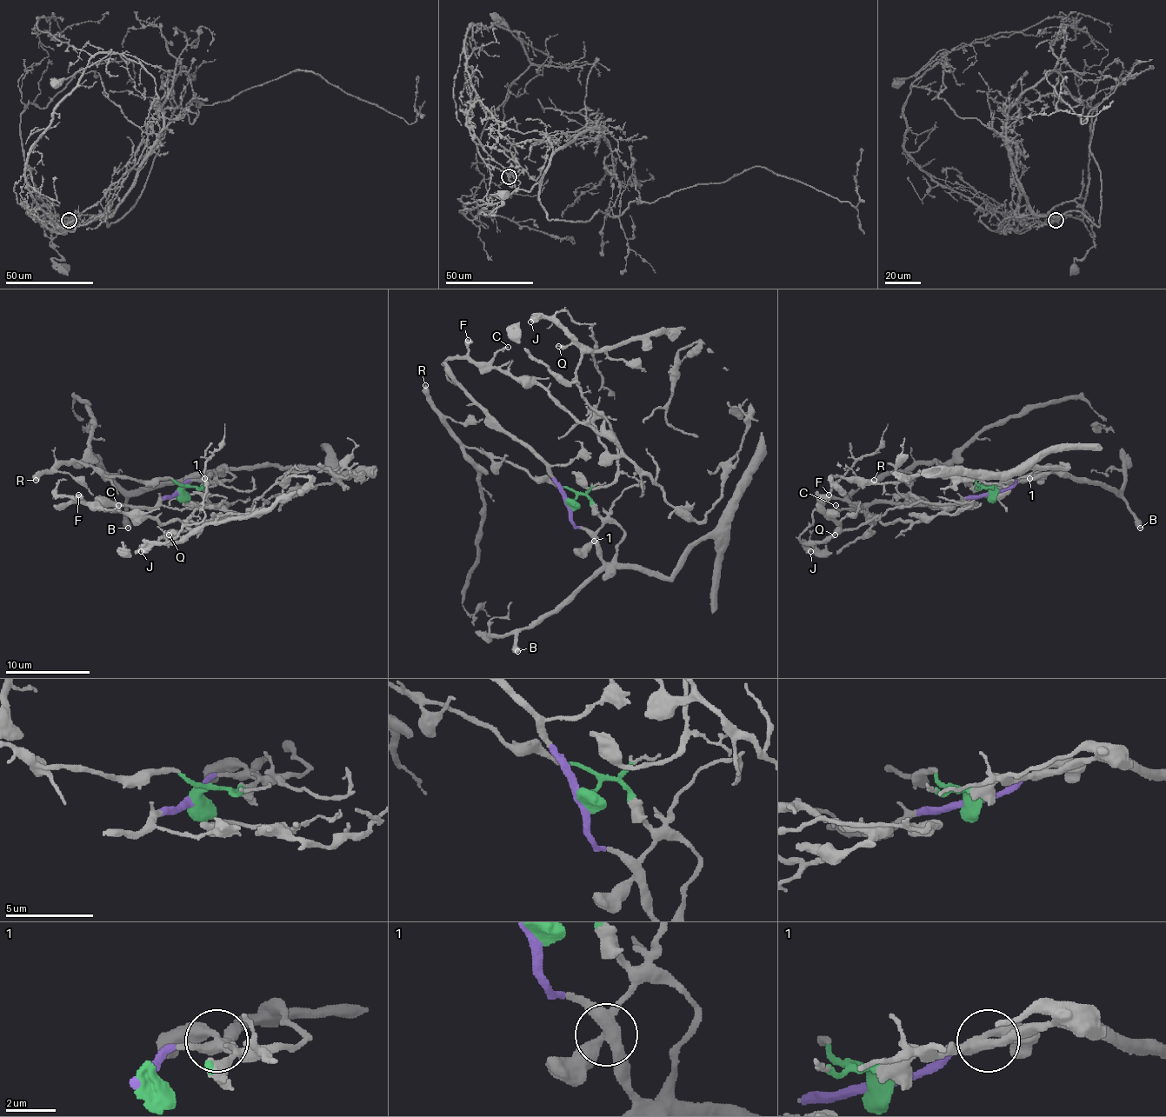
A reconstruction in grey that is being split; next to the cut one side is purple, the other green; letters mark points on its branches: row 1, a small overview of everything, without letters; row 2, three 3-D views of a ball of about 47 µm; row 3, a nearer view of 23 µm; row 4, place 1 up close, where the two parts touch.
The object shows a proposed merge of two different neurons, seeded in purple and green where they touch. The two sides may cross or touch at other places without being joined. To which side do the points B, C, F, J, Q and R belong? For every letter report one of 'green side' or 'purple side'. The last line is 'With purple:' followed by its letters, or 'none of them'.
B: purple side
C: green side
F: green side
J: green side
Q: green side
R: green side
With purple: B

